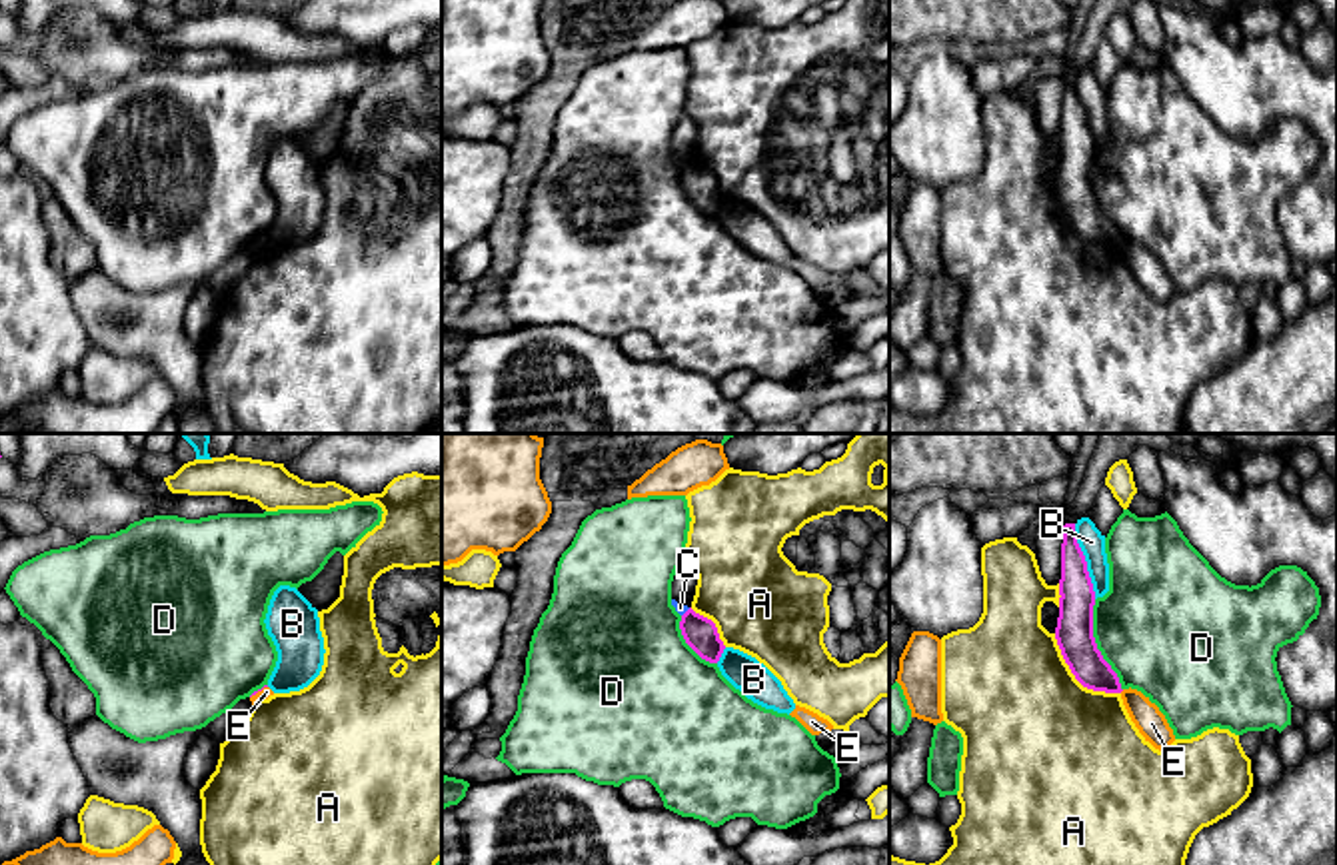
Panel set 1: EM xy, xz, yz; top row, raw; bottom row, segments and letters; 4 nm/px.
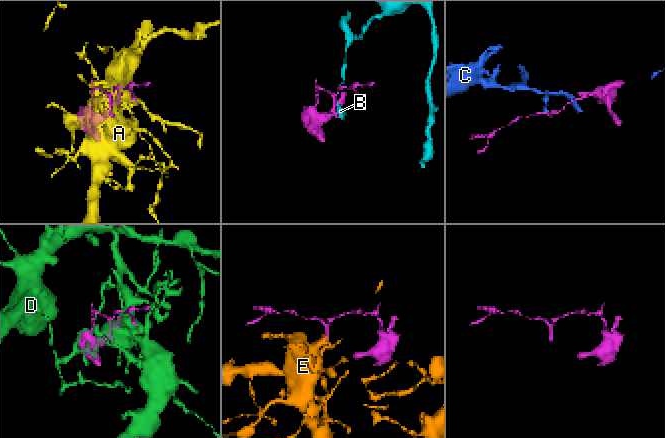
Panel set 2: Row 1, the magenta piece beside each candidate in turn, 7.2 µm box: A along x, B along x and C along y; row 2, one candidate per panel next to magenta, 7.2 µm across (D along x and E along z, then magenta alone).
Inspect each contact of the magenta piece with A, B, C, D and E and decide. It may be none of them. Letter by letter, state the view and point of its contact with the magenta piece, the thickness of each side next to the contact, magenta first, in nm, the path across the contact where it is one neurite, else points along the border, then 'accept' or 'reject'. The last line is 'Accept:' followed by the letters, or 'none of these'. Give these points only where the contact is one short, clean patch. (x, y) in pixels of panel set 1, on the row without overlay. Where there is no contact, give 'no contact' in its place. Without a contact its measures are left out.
A: contact yz (1076, 230); calibres 150 and 500 nm; reject
B: contact yz (1086, 114); calibres 140 and 100 nm; reject
C: contact xz (686, 164); calibres 140 and 50 nm; border xz (690, 160), (682, 168); reject
D: contact yz (1096, 198); calibres 150 and 460 nm; reject
E: contact xy (258, 242); calibres 20 and 50 nm; border xy (266, 238), (250, 250); reject
Accept: none of these

